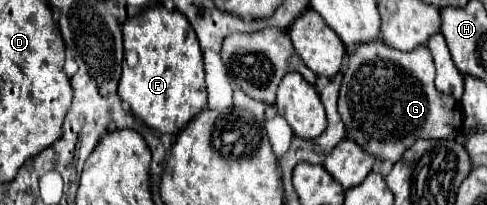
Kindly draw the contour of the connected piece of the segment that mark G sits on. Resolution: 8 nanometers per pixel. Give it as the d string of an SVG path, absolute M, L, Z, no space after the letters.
M375 40L371 44L359 44L347 60L347 72L343 74L337 106L347 128L347 136L353 138L365 152L369 152L377 160L381 162L389 160L393 164L419 138L431 138L431 140L457 138L463 122L463 114L457 102L451 98L443 98L443 94L435 90L433 58L425 44L417 46L413 52L393 50L381 40Z

